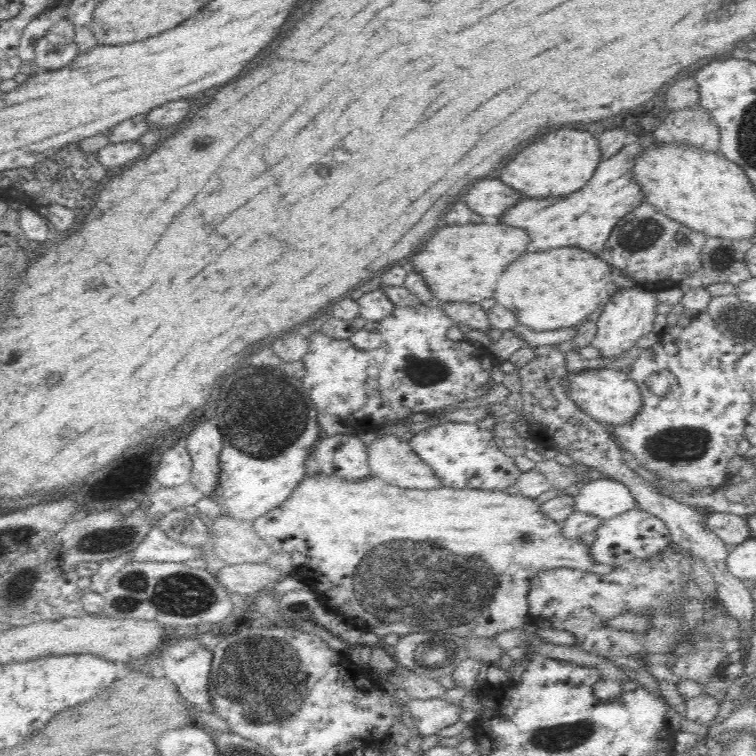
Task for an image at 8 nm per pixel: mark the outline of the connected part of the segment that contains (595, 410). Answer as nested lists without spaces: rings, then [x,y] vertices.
[[[602,368],[600,370],[580,370],[580,372],[568,372],[564,376],[564,387],[568,397],[588,413],[594,420],[607,426],[628,423],[644,406],[640,397],[640,387],[626,372],[618,369]]]

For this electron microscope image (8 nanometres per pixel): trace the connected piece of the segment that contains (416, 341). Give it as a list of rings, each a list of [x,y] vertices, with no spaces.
[[[416,304],[396,307],[390,316],[378,322],[377,329],[387,346],[414,350],[422,344],[436,346],[434,342],[448,340],[446,333],[451,325],[441,308]]]

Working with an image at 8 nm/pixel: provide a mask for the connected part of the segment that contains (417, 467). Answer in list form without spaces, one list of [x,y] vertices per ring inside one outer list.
[[[392,434],[378,436],[368,445],[366,452],[370,474],[380,477],[386,484],[398,484],[402,488],[418,488],[418,490],[434,490],[434,488],[443,486],[442,481],[436,477],[434,469],[414,452],[410,442],[406,439]]]

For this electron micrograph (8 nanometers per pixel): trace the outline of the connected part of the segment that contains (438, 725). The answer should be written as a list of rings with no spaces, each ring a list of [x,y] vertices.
[[[442,697],[428,700],[410,699],[407,705],[415,733],[421,736],[437,734],[442,728],[456,724],[462,716],[460,705],[454,705]]]

